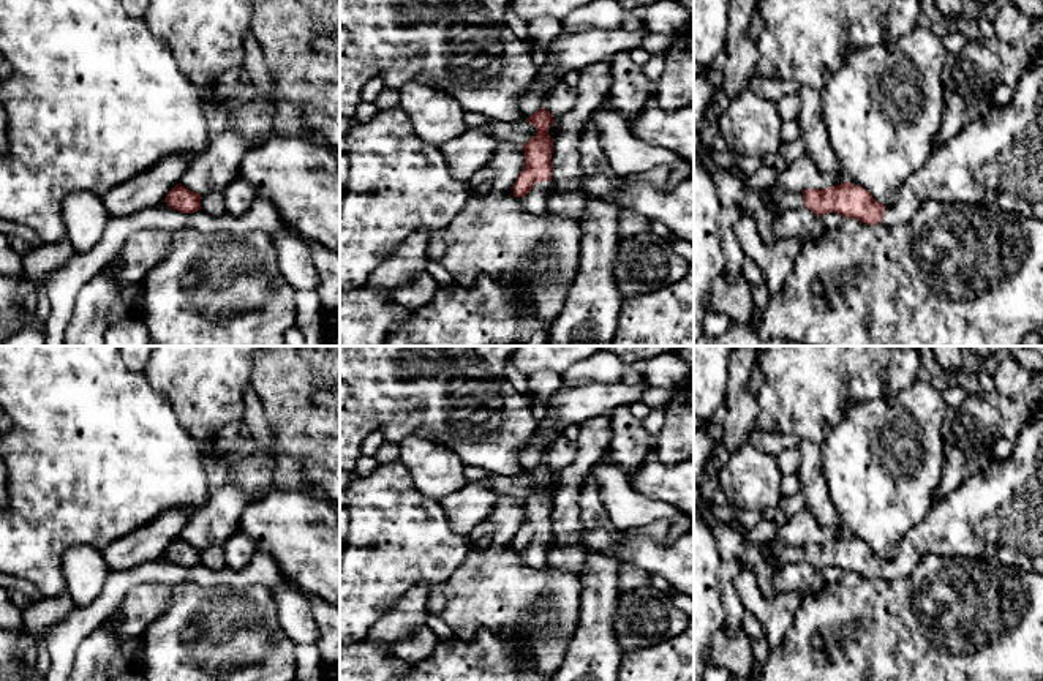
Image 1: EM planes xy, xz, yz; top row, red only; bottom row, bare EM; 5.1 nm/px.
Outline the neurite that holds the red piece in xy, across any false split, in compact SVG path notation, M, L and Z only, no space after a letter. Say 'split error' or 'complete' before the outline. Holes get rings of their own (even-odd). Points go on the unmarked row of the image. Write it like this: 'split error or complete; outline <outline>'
complete; outline M180 537L175 539L168 548L166 548L166 558L172 561L174 564L179 564L182 567L194 567L201 564L201 548L193 547L191 544L182 540Z

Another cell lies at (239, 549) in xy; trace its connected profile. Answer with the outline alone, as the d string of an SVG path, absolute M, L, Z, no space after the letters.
M240 529L221 544L221 547L226 555L226 566L231 569L245 567L256 551L256 544Z

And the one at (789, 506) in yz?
M800 491L792 496L782 496L779 501L778 514L773 521L778 528L782 528L793 515L796 515L803 509L806 509L806 506L804 498Z

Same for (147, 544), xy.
M185 509L161 514L150 525L106 545L101 550L104 562L111 572L120 572L156 561L180 537L190 515Z

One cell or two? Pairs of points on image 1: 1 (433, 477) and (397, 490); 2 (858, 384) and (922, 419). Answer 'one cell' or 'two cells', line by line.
1: two cells
2: two cells

